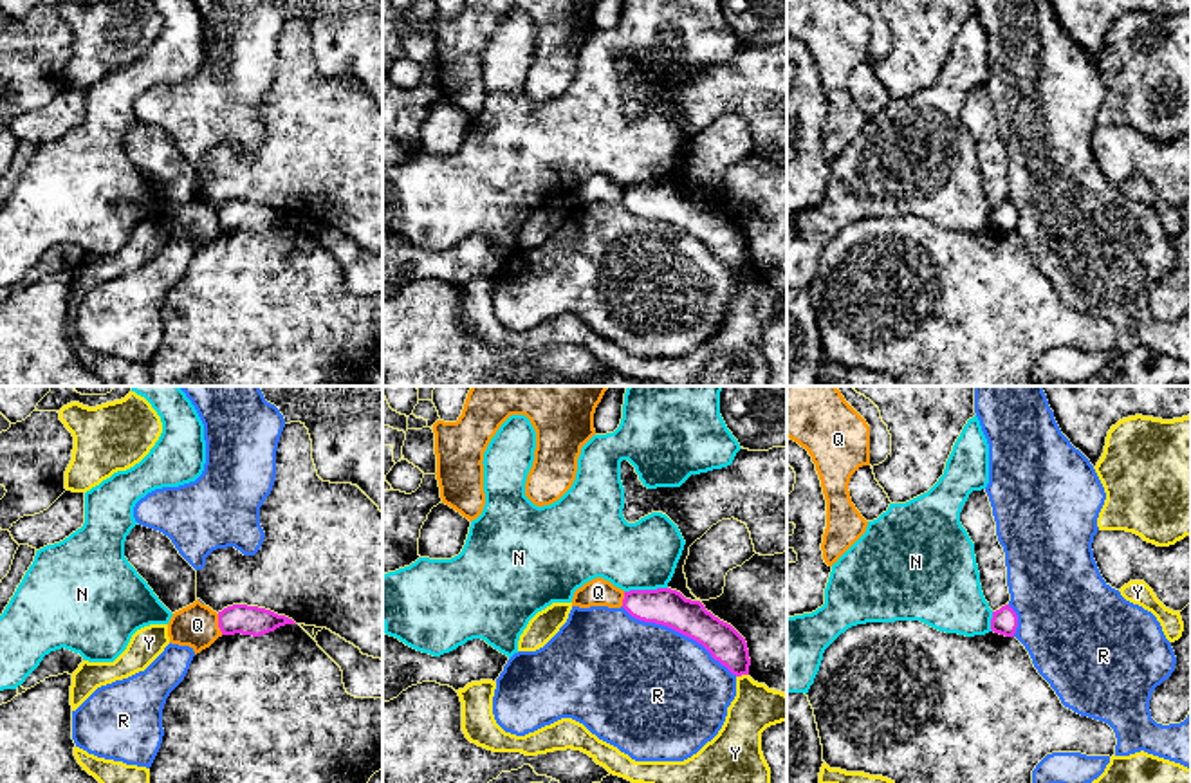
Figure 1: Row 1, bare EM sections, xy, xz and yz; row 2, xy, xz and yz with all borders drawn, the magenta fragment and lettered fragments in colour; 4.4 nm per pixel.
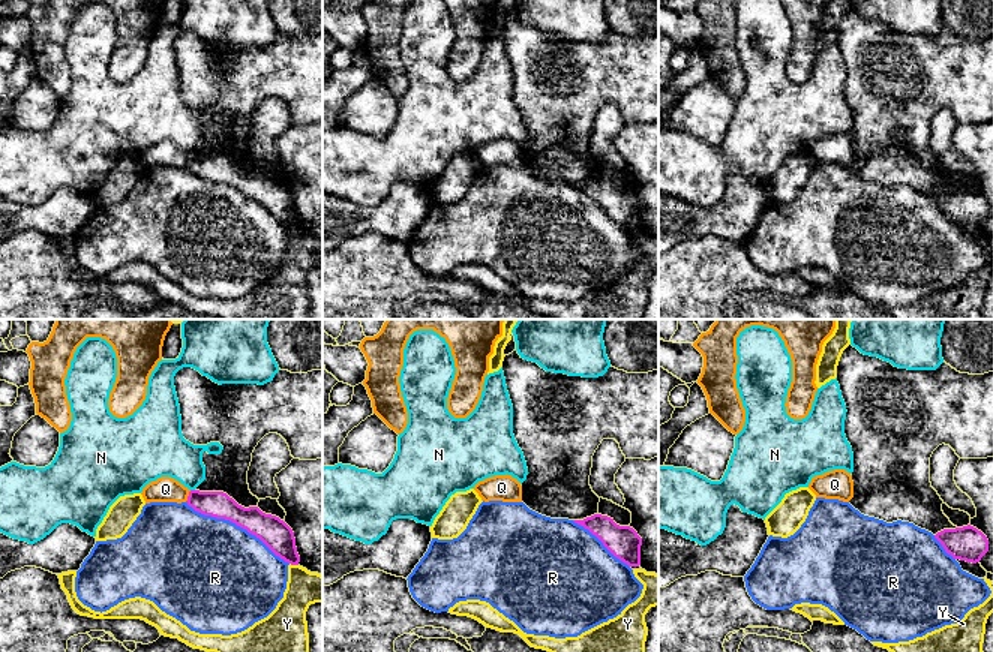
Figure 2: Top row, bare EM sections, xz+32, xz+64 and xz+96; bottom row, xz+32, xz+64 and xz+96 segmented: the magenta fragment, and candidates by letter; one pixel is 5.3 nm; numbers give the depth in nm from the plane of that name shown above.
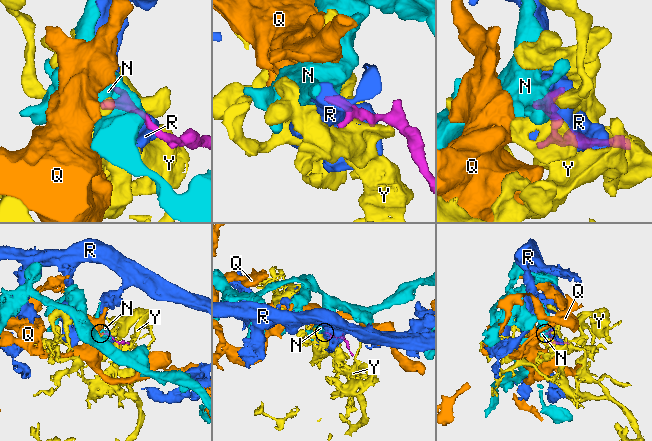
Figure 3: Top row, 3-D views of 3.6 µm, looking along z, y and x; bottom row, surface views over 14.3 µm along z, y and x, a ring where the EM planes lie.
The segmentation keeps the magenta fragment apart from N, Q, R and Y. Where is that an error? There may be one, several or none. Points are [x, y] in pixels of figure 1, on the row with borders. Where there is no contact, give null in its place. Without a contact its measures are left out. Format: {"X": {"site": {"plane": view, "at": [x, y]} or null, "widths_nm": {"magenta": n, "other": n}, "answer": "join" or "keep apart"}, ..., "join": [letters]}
{"N": {"site": {"plane": "xz", "at": [645, 590]}, "widths_nm": {"magenta": 170, "other": 300}, "answer": "keep apart"}, "Q": {"site": {"plane": "xy", "at": [219, 625]}, "widths_nm": {"magenta": 130, "other": 190}, "answer": "keep apart"}, "R": {"site": {"plane": "xz", "at": [679, 632]}, "widths_nm": {"magenta": 170, "other": 500}, "answer": "keep apart"}, "Y": {"site": {"plane": "xz", "at": [742, 673]}, "widths_nm": {"magenta": 160, "other": 200}, "answer": "keep apart"}, "join": []}

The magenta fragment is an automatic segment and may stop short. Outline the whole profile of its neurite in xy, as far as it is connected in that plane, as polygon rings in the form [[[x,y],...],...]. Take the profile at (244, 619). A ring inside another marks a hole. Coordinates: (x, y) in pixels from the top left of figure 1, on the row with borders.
[[[233,604],[218,612],[218,628],[222,635],[242,633],[260,637],[285,624],[296,622],[285,615],[258,606]]]

